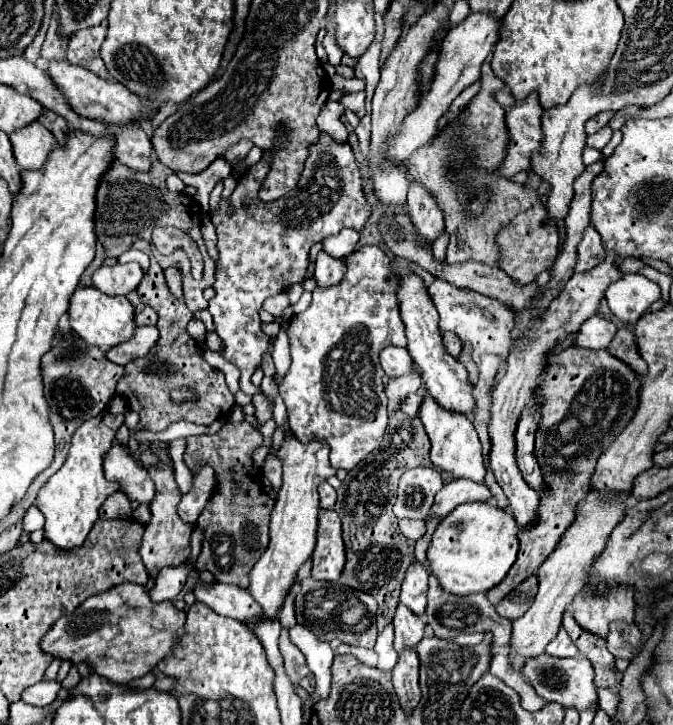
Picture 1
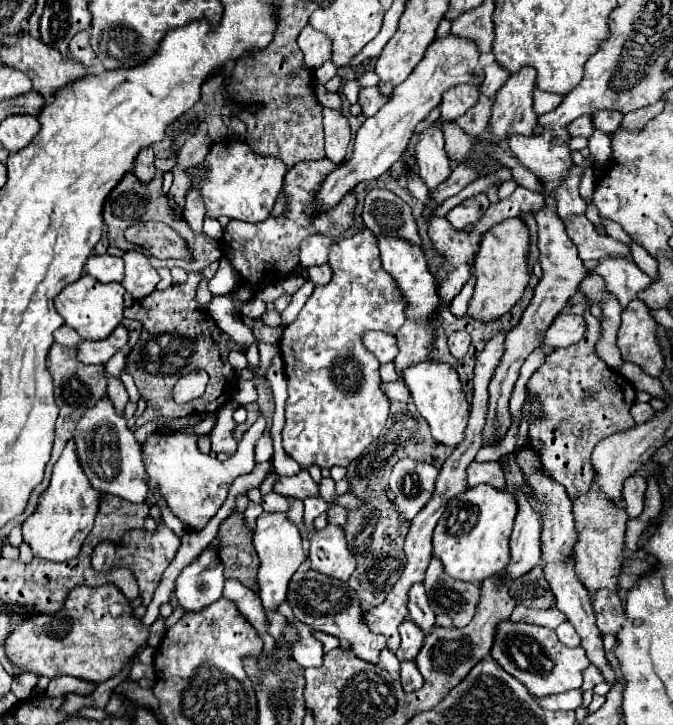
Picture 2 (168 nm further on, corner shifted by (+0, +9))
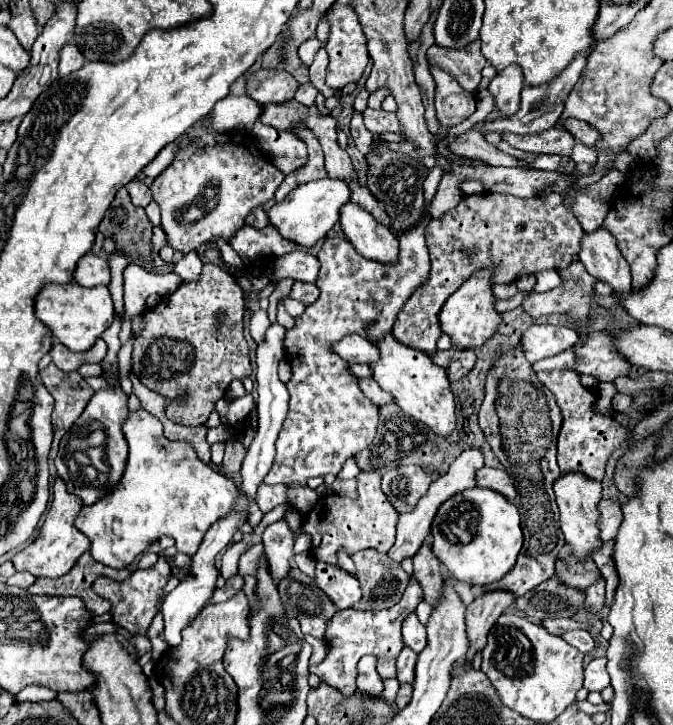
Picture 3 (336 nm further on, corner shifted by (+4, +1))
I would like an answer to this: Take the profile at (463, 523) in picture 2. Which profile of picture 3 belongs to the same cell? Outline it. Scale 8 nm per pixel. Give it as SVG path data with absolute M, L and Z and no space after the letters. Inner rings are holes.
M472 487L450 497L432 521L432 553L462 583L484 587L500 581L522 549L520 515L514 503L492 489Z

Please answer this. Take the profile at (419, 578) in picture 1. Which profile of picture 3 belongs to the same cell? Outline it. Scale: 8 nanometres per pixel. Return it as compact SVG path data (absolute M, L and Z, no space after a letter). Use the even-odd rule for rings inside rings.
M416 611L406 617L406 621L404 621L404 625L402 625L402 639L404 639L404 643L406 643L408 647L412 647L416 653L420 653L420 649L424 649L428 637L426 637L426 629L424 629L424 625L420 623Z

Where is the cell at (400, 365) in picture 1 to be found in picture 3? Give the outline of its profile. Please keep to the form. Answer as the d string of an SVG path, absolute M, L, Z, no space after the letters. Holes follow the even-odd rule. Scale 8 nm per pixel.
M348 335L332 347L348 363L376 363L378 347L360 335Z

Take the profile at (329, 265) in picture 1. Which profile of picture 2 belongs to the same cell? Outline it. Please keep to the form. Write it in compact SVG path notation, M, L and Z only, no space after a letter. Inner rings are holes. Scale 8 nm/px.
M320 265L320 267L308 269L308 277L310 277L310 281L312 281L314 285L324 285L324 283L330 281L332 271L328 269L328 265Z

